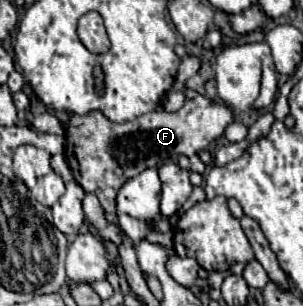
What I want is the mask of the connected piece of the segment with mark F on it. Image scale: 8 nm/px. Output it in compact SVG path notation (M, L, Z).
M186 90L186 104L178 112L154 110L122 124L110 122L100 112L90 112L88 116L70 114L66 156L84 192L96 194L106 216L116 222L116 192L126 180L146 168L160 168L162 164L176 162L178 156L192 156L194 152L206 150L232 122L234 112L228 104L218 104L196 90Z

